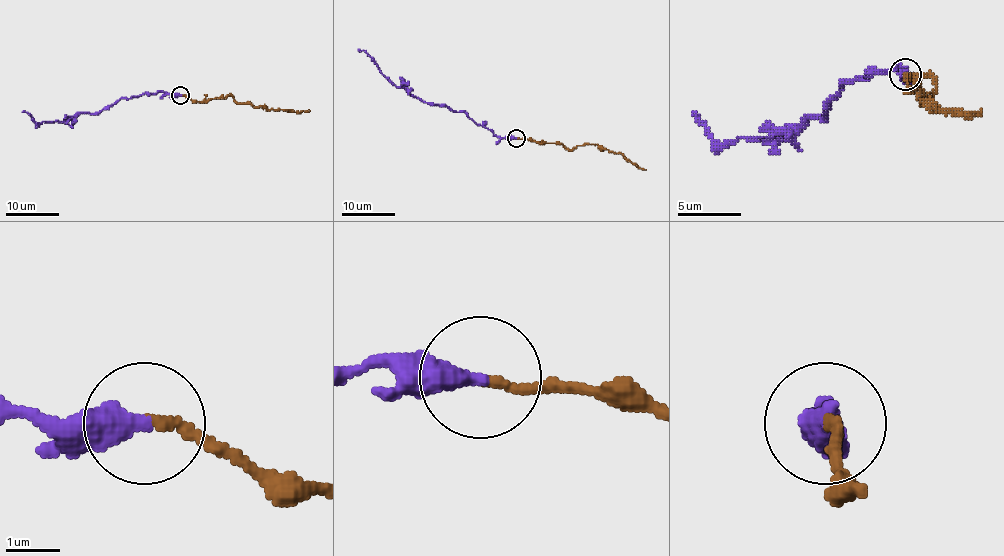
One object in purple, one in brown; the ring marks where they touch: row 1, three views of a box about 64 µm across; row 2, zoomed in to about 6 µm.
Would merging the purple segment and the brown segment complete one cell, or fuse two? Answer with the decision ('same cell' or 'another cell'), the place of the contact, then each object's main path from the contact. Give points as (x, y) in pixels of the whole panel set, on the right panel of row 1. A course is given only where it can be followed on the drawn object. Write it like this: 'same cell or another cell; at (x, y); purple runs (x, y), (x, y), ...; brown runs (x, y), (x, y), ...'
same cell; at (905, 74); purple runs (904, 74), (901, 67), (875, 70), (843, 83), (821, 118), (792, 125), (782, 138), (718, 144), (693, 115); brown runs (904, 74), (914, 90), (917, 83), (930, 77), (936, 86), (923, 93), (920, 102), (965, 115), (981, 112)

